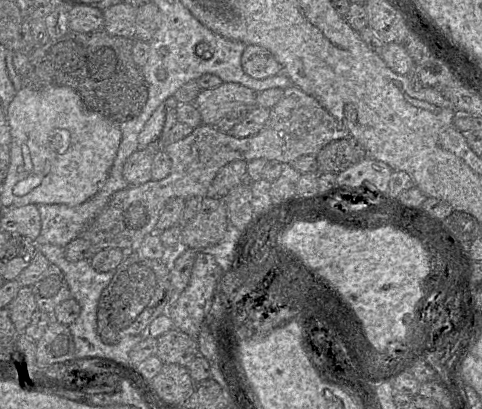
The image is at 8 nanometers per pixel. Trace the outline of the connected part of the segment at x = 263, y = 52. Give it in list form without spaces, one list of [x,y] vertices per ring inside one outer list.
[[[249,44],[246,45],[241,65],[243,71],[255,79],[265,79],[276,75],[284,75],[284,69],[267,49]]]

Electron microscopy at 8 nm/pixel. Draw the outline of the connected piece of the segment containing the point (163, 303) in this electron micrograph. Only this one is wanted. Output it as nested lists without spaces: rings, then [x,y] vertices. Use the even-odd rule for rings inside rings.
[[[126,251],[122,263],[103,290],[97,311],[97,333],[105,344],[113,345],[125,337],[145,335],[148,326],[158,316],[166,313],[175,299],[175,289],[170,282],[170,263],[146,259],[133,251]]]

